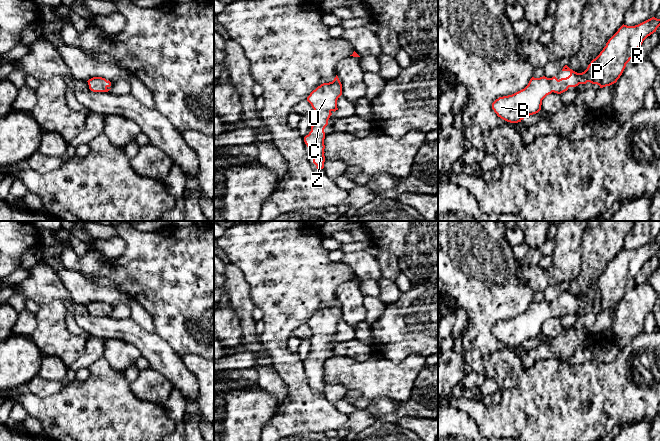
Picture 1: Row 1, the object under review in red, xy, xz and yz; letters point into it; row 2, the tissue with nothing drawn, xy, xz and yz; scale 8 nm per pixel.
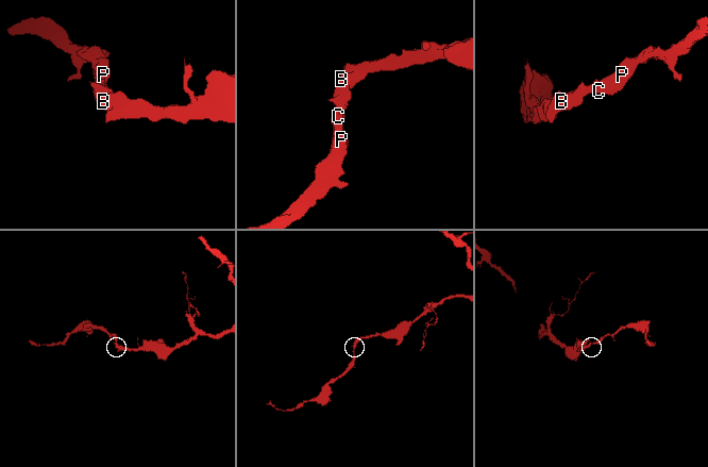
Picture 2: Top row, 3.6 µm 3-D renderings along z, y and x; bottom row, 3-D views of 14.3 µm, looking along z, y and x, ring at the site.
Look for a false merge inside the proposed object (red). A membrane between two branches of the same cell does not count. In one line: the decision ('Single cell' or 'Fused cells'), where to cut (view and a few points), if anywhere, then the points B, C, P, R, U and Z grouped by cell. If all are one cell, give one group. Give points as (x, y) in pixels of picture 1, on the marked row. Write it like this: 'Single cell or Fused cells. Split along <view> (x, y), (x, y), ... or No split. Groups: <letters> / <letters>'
Single cell. No split. Groups: B C P R U Z

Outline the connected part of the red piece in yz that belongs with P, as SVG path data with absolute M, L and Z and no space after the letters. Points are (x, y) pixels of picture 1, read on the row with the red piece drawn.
M652 17L638 25L627 26L622 25L618 31L608 40L606 46L600 54L591 61L587 69L582 73L577 73L565 65L562 71L569 71L570 75L566 78L557 79L555 76L547 78L545 76L540 78L532 77L528 85L508 96L499 97L492 103L492 109L501 119L510 122L521 122L525 117L536 114L541 110L542 100L552 92L561 94L568 90L569 87L576 87L579 84L586 84L590 82L597 84L600 88L610 86L617 82L622 75L626 64L633 58L637 49L642 45L643 41L656 32L660 26L660 19Z

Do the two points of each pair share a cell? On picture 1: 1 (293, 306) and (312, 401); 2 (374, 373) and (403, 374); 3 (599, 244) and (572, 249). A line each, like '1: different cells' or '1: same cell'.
1: same cell
2: same cell
3: different cells

